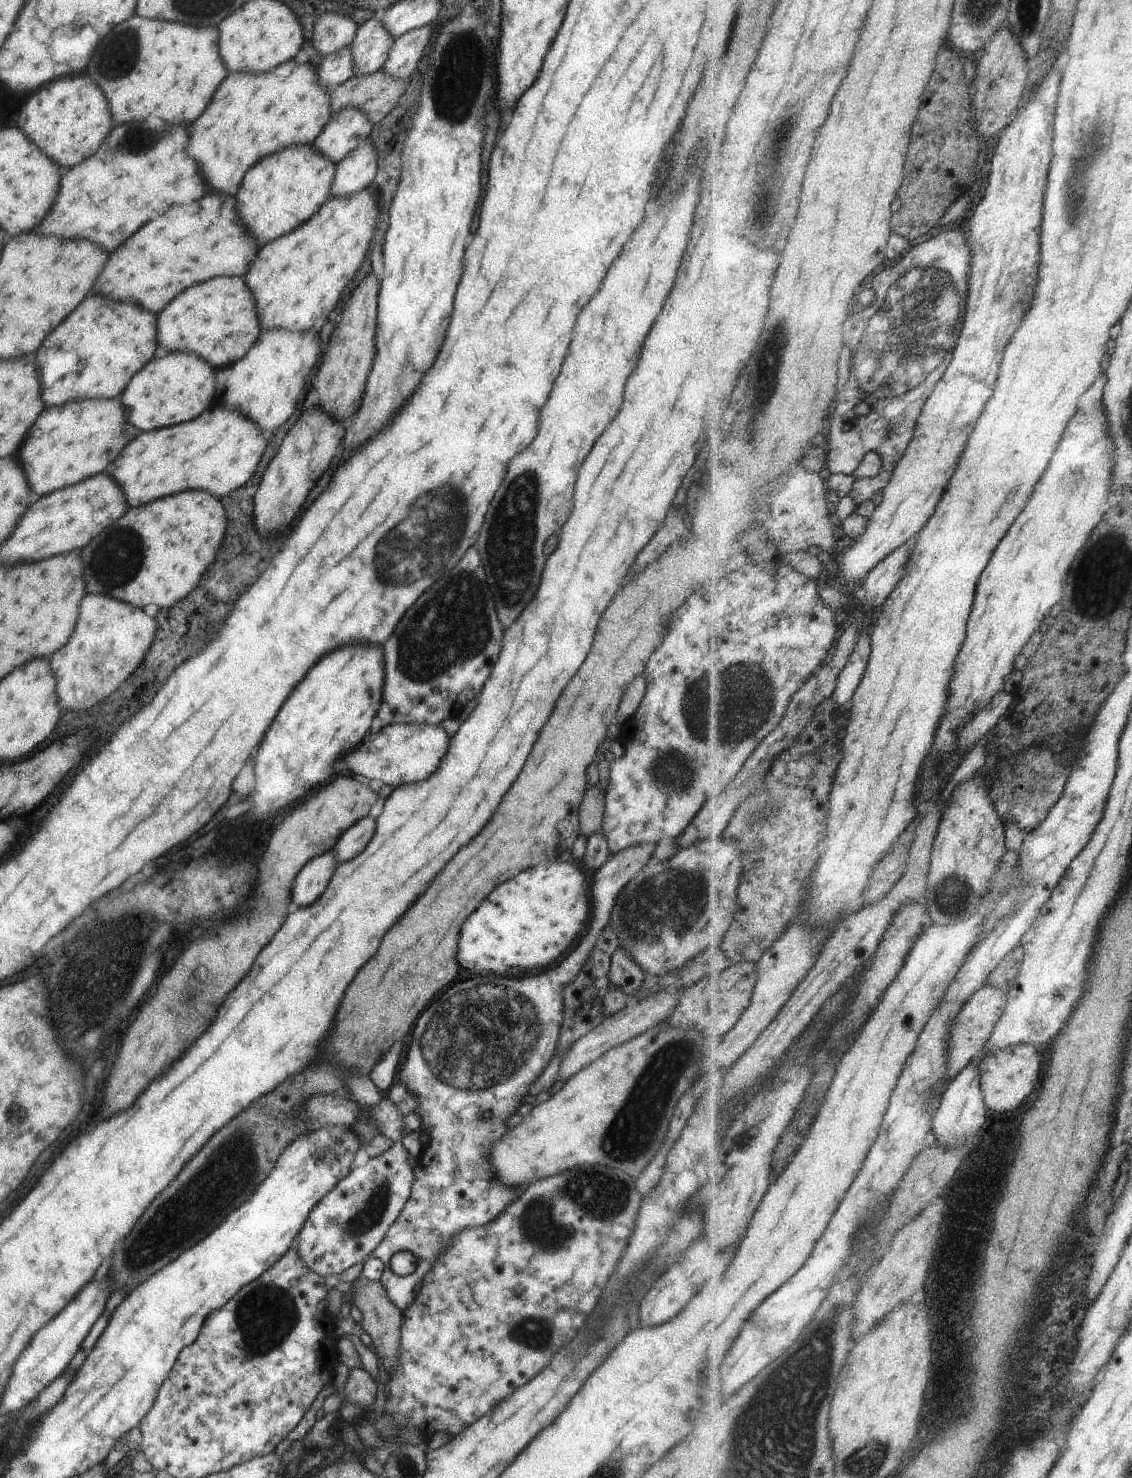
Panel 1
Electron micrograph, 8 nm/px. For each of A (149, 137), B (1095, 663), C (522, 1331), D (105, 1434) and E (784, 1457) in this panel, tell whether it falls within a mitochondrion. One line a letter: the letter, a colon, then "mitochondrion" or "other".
A: mitochondrion
B: other
C: mitochondrion
D: other
E: mitochondrion

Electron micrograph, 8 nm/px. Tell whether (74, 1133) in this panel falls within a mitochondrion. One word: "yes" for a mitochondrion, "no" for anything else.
no

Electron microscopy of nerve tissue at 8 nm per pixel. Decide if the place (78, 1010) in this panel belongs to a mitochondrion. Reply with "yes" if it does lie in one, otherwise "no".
yes

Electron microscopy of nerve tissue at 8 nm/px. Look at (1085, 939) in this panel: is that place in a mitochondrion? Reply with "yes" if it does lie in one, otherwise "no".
yes

